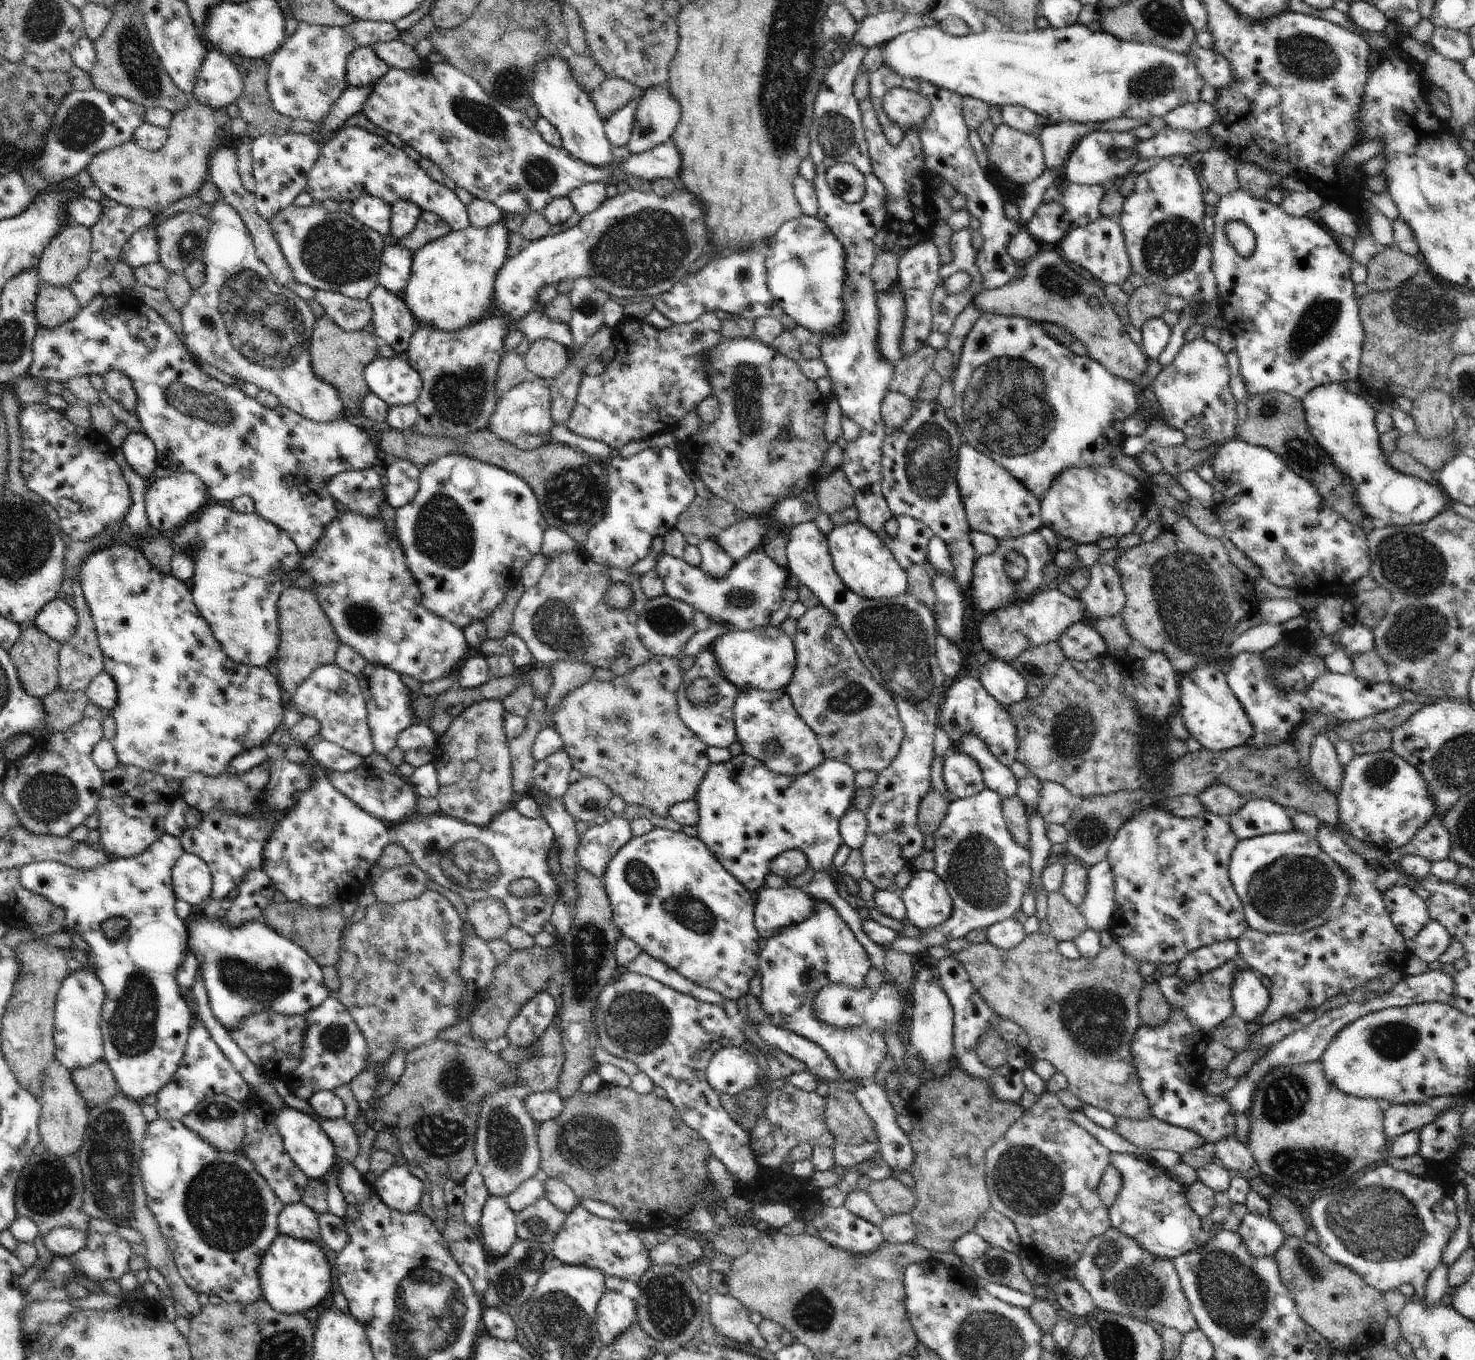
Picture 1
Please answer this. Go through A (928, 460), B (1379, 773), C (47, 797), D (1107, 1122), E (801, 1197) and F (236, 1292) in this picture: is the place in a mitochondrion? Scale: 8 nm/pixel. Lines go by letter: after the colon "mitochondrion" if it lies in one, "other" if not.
A: mitochondrion
B: mitochondrion
C: mitochondrion
D: other
E: other
F: other

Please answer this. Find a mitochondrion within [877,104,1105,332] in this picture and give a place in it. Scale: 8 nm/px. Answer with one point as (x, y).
(1058, 283)

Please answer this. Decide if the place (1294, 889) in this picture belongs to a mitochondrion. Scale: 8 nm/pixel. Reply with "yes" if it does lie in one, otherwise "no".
yes

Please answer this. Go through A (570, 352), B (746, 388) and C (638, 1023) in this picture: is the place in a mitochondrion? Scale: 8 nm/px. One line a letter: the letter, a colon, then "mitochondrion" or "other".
A: other
B: mitochondrion
C: mitochondrion

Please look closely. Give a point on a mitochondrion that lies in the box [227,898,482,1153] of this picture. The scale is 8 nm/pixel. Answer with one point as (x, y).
(333, 1038)

